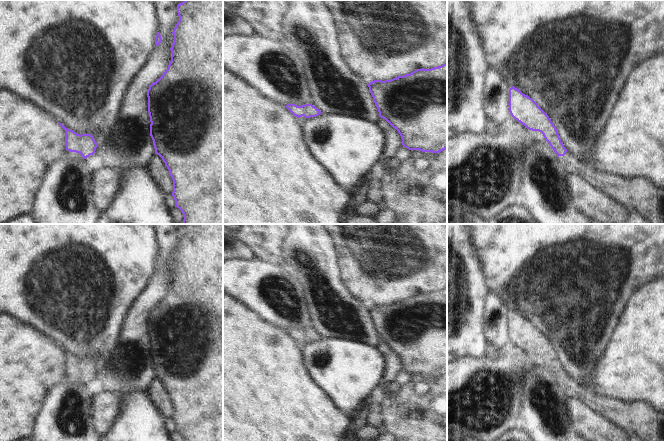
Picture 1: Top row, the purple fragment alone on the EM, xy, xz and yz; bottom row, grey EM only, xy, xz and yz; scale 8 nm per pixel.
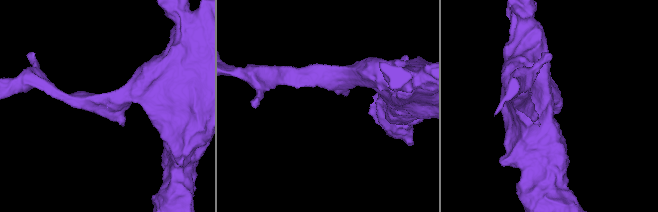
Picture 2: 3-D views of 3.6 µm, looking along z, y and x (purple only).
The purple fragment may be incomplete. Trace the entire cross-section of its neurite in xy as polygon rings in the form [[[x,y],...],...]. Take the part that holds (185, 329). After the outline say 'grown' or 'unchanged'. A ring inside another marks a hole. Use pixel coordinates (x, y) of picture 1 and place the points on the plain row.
[[[184,224],[182,227],[177,229],[177,237],[179,240],[179,245],[172,256],[174,260],[174,266],[170,272],[172,277],[171,285],[163,299],[156,306],[152,307],[147,314],[148,337],[151,346],[150,360],[153,364],[155,378],[162,382],[173,404],[172,420],[175,424],[175,431],[182,435],[184,441],[223,441],[223,224]]]; unchanged

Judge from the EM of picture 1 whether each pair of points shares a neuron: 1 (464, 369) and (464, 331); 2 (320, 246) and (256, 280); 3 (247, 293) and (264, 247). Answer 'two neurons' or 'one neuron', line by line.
1: two neurons
2: two neurons
3: two neurons

